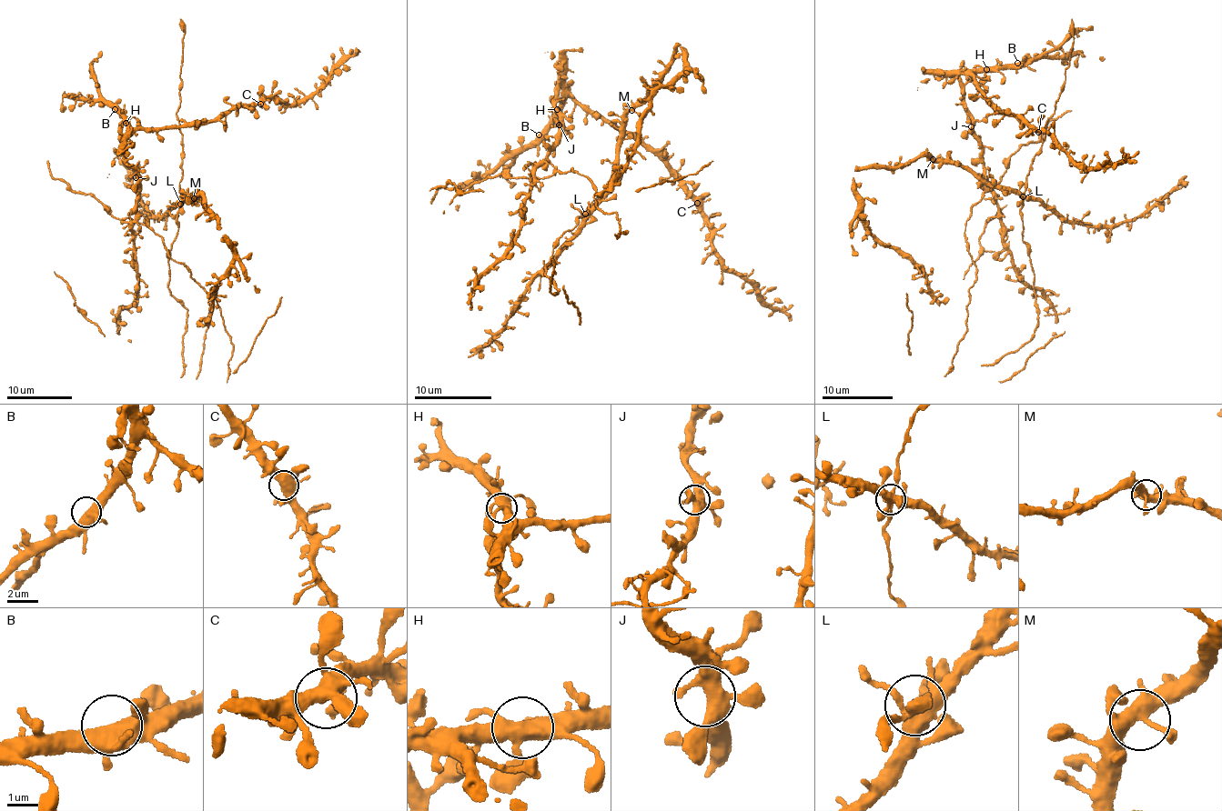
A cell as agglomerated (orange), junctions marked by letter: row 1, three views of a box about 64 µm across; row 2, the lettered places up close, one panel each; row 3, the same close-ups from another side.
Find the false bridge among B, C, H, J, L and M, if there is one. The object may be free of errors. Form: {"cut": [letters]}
{"cut": []}

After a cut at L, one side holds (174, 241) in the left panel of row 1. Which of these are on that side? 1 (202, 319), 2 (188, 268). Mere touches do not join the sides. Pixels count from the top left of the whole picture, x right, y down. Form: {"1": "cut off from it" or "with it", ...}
{"1": "cut off from it", "2": "cut off from it"}

